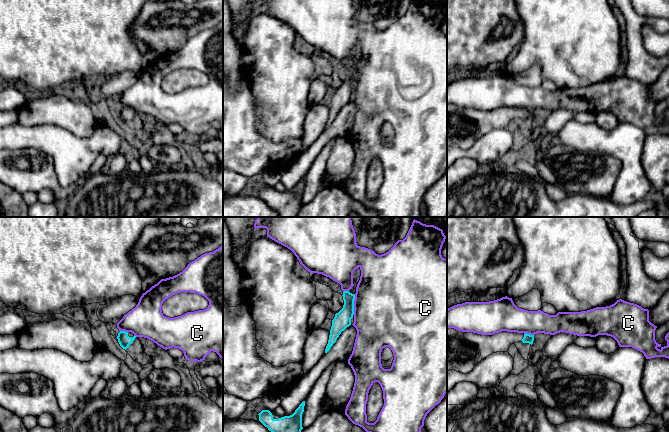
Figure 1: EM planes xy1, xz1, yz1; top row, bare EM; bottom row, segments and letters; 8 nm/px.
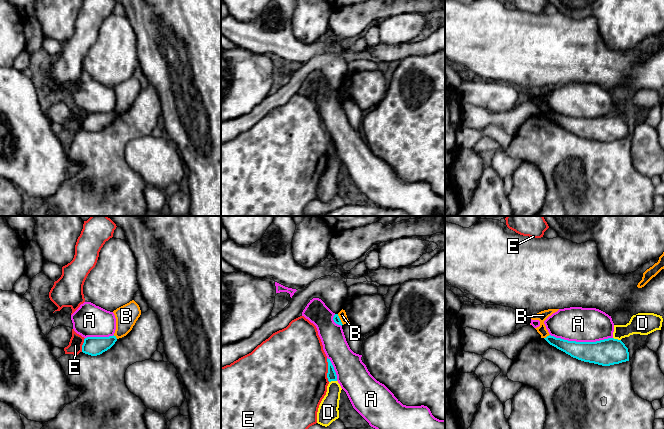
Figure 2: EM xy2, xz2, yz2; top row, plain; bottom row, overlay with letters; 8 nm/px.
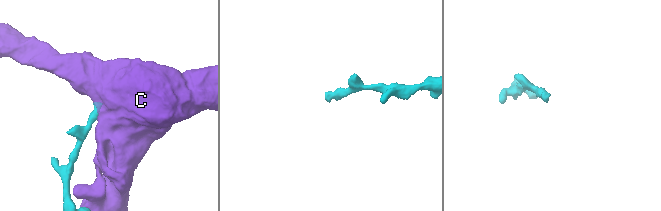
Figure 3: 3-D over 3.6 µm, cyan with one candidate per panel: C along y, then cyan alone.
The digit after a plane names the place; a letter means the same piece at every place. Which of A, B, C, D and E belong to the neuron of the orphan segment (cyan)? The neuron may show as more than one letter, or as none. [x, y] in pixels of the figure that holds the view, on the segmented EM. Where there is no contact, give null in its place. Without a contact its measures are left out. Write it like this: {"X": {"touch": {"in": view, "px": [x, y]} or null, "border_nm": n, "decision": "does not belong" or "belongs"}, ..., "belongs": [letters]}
{"A": {"touch": {"in": "yz2", "px": [581, 342]}, "border_nm": 500, "decision": "does not belong"}, "B": {"touch": {"in": "xz2", "px": [339, 319]}, "border_nm": 100, "decision": "does not belong"}, "C": {"touch": {"in": "xz1", "px": [353, 304]}, "border_nm": 170, "decision": "does not belong"}, "D": {"touch": {"in": "xz2", "px": [332, 380]}, "border_nm": 70, "decision": "does not belong"}, "E": {"touch": {"in": "xz2", "px": [328, 370]}, "border_nm": 190, "decision": "does not belong"}, "belongs": []}

